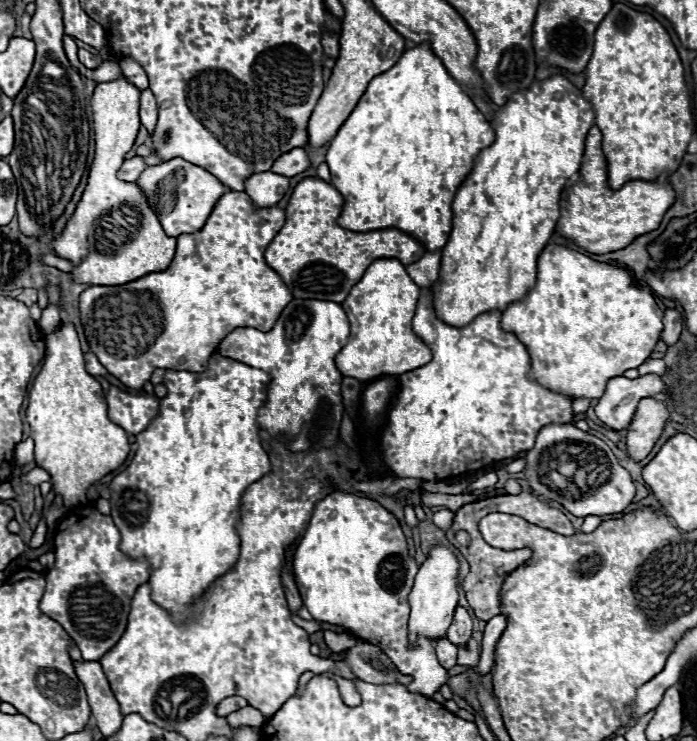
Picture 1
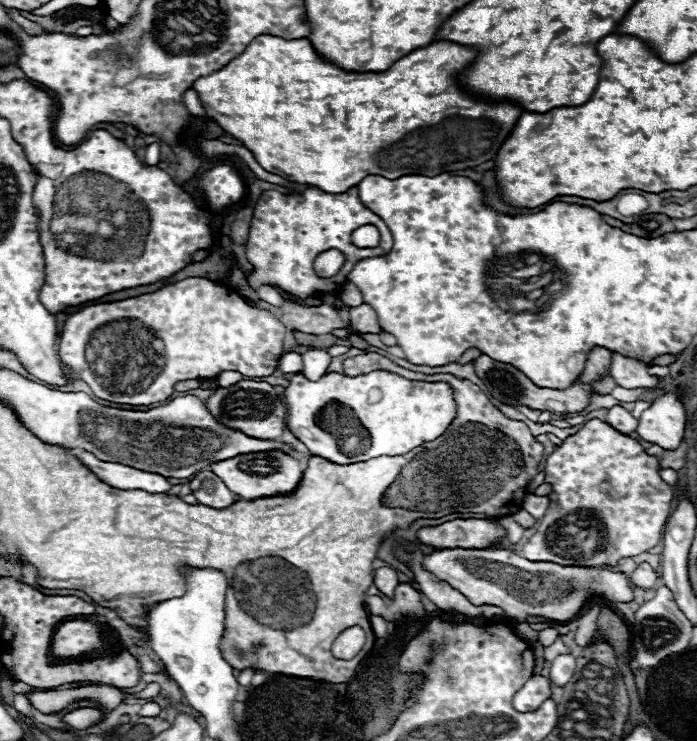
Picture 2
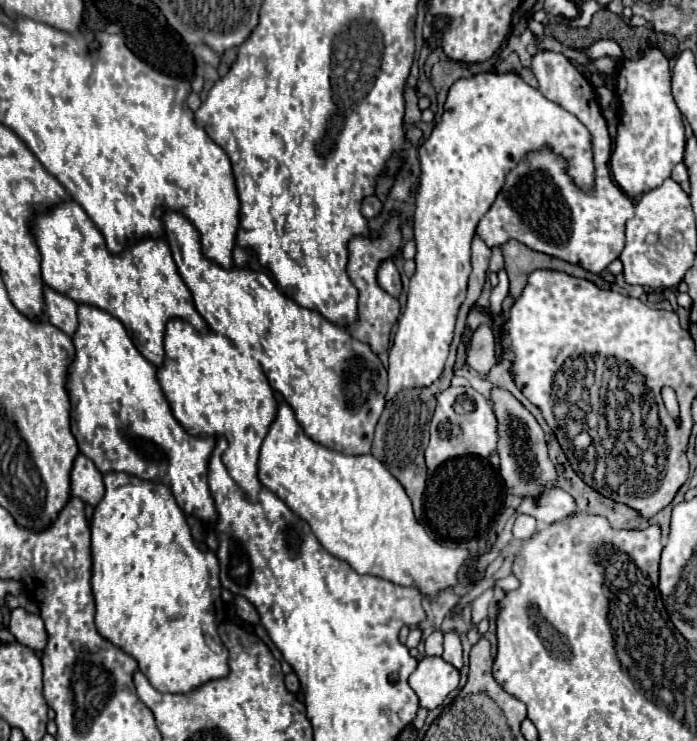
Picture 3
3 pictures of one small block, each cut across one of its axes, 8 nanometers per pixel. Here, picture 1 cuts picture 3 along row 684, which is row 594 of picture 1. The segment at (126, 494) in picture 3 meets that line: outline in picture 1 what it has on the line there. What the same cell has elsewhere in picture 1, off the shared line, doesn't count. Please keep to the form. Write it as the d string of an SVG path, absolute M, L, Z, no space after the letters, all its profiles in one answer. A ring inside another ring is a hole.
M214 352L208 368L204 372L178 372L178 370L166 370L164 372L164 386L166 386L166 396L160 400L160 412L158 416L152 420L152 424L140 432L136 436L138 442L138 450L132 458L132 462L128 464L128 468L124 472L120 472L118 476L114 476L114 480L110 482L108 490L110 490L110 504L112 504L112 518L114 524L118 526L120 534L122 534L122 544L120 548L130 554L132 558L140 558L144 556L146 560L150 560L150 586L152 586L152 596L154 600L158 600L158 604L162 604L162 608L170 608L170 612L174 612L174 616L178 616L178 620L182 620L182 616L186 616L186 604L190 604L190 600L194 600L194 596L202 596L202 592L206 592L206 588L218 580L218 576L222 576L222 572L226 572L226 568L230 568L230 564L234 564L234 560L238 560L238 544L240 544L240 536L236 532L236 524L240 520L240 506L242 506L242 494L244 490L258 482L266 472L270 472L270 460L268 454L262 446L260 440L260 424L258 424L258 412L264 408L266 404L266 392L268 392L268 384L270 384L270 376L258 368L252 368L248 364L242 364L238 360L226 358L220 352Z

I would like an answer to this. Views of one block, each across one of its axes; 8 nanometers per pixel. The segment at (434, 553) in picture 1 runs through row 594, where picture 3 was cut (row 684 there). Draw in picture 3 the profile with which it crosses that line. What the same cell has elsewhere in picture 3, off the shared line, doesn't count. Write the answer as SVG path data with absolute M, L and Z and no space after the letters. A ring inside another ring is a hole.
M424 658L408 678L410 688L418 694L420 708L434 710L446 696L458 688L458 670L442 658Z

